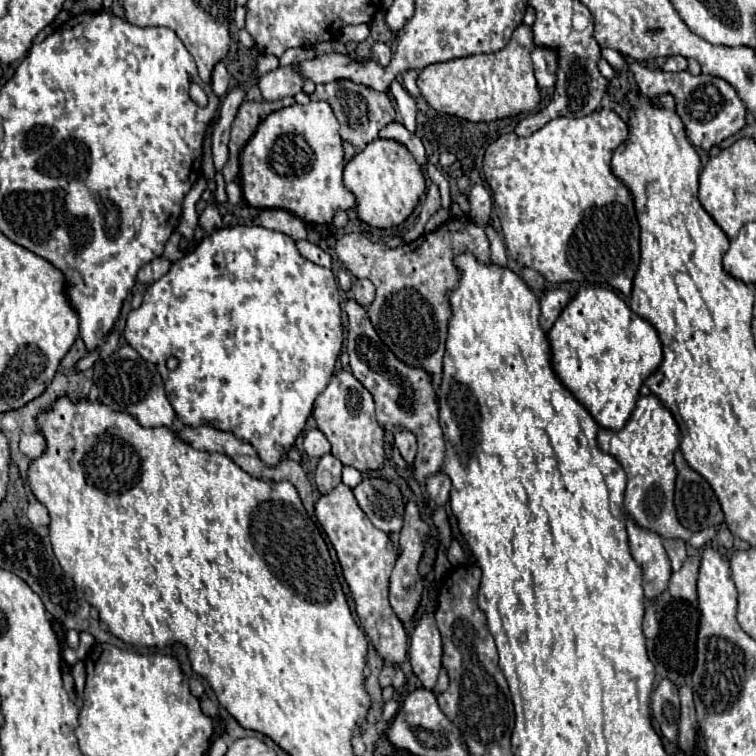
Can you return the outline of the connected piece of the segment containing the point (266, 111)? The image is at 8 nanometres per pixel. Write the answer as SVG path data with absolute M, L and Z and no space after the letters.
M291 96L281 98L277 102L243 102L239 106L239 112L231 124L231 142L229 142L229 160L223 168L225 182L233 182L239 176L239 152L247 144L247 140L253 136L257 126L275 110L287 108L295 104Z

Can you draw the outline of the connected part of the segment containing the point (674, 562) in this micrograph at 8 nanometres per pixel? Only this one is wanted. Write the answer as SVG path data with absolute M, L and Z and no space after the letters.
M671 540L671 542L665 542L665 550L667 550L667 556L669 556L669 562L671 562L671 568L677 572L683 564L683 560L687 558L685 554L685 544L683 542L677 542L677 540Z

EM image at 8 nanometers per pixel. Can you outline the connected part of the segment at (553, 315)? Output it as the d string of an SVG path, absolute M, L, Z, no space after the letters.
M555 288L555 290L549 290L541 296L541 326L543 330L549 330L555 320L559 318L561 310L569 304L571 300L571 294L567 290L561 290L561 288Z

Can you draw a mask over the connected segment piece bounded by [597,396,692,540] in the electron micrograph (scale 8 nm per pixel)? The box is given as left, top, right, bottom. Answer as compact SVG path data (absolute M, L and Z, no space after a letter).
M641 396L637 400L631 418L619 432L601 430L597 436L599 448L605 454L611 454L627 474L627 488L625 488L625 512L629 518L661 538L681 538L689 540L689 532L677 518L673 506L673 490L675 490L675 466L673 466L673 452L679 446L679 426L669 410L661 406L661 400L655 396Z

